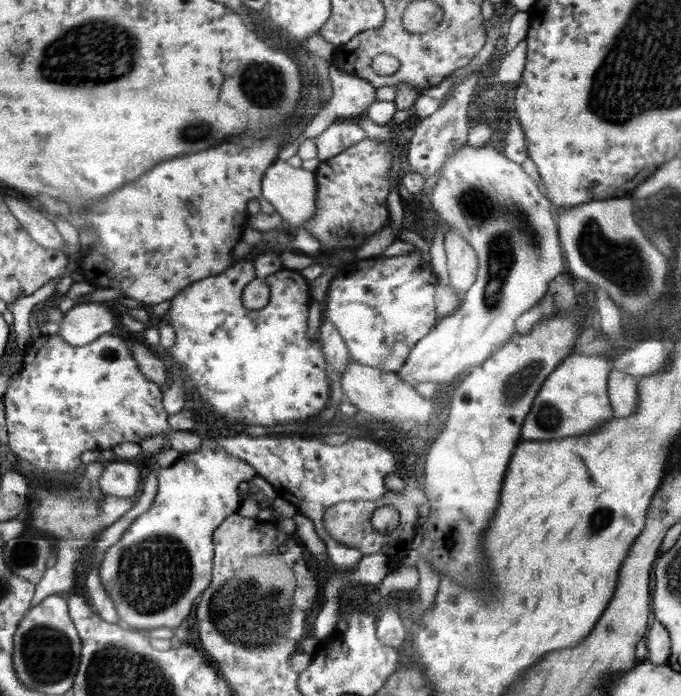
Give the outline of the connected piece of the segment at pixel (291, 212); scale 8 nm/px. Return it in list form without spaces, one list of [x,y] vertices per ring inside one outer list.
[[[277,158],[262,175],[261,196],[264,196],[283,218],[287,227],[294,231],[301,228],[315,214],[316,173],[302,167],[290,166]]]

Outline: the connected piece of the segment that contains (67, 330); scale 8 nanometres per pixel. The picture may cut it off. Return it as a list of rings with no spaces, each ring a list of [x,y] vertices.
[[[93,301],[78,302],[68,313],[64,314],[56,336],[66,344],[86,346],[102,335],[114,332],[120,322],[113,310],[108,310],[102,303]]]

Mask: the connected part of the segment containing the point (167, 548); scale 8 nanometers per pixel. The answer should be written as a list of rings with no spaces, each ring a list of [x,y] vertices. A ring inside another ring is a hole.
[[[205,438],[202,442],[202,446],[200,446],[196,452],[179,455],[176,461],[169,467],[157,467],[157,469],[158,490],[154,503],[152,503],[148,511],[140,514],[137,519],[133,520],[132,524],[122,534],[120,540],[116,542],[116,544],[108,547],[103,555],[103,559],[99,561],[99,575],[102,587],[114,601],[114,606],[117,608],[117,613],[121,618],[122,624],[126,624],[135,630],[160,628],[164,626],[166,626],[166,628],[176,628],[176,626],[180,626],[180,622],[182,622],[184,618],[188,618],[188,614],[192,612],[194,598],[198,598],[198,596],[208,588],[208,584],[210,584],[212,580],[213,556],[215,555],[213,532],[227,516],[240,512],[240,503],[243,496],[238,490],[238,484],[240,484],[240,482],[252,480],[254,476],[257,475],[254,468],[247,462],[234,456],[228,456],[226,452],[222,452],[222,448],[210,438]]]

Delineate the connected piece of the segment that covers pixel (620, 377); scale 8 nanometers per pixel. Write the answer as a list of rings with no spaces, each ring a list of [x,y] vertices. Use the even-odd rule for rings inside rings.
[[[613,369],[608,378],[607,391],[614,417],[629,417],[637,407],[639,378]]]

